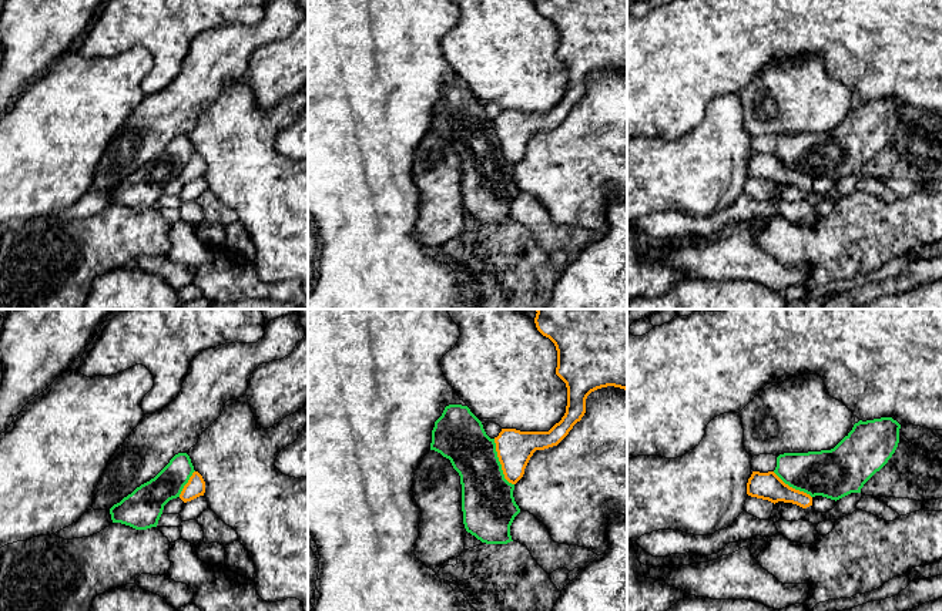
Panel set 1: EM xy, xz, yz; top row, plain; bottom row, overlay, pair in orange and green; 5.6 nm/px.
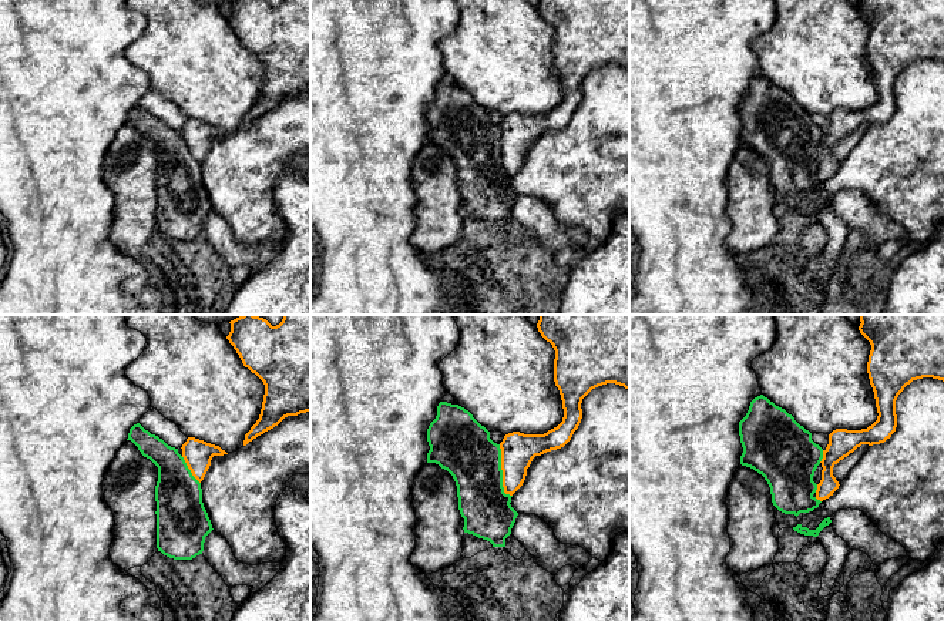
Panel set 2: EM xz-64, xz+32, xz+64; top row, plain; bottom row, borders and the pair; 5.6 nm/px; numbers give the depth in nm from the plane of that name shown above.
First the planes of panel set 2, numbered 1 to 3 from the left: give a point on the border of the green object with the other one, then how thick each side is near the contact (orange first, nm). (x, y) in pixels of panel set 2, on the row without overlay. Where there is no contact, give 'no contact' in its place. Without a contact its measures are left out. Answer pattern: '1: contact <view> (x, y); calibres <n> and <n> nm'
1: contact xz-64 (190, 150); calibres 160 and 280 nm
2: contact xz+32 (503, 153); calibres 190 and 300 nm
3: contact xz+64 (823, 137); calibres 160 and 360 nm

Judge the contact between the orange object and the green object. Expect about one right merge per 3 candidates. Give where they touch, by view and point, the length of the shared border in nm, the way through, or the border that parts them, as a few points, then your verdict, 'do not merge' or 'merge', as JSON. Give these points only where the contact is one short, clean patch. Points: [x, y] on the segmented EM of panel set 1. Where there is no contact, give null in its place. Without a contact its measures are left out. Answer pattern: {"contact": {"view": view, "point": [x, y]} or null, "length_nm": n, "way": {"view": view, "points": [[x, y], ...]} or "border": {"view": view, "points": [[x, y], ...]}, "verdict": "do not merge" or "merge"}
{"contact": {"view": "xz", "point": [500, 463]}, "length_nm": 280, "border": {"view": "xz", "points": [[493, 439], [502, 473], [513, 484]]}, "verdict": "do not merge"}

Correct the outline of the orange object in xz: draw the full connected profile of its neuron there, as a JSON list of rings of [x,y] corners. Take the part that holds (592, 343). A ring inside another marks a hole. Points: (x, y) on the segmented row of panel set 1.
[[[536,309],[537,330],[549,338],[557,350],[556,375],[566,383],[567,406],[559,423],[549,432],[502,429],[495,437],[504,479],[516,484],[536,450],[557,446],[586,413],[587,396],[601,387],[627,390],[627,309]]]

